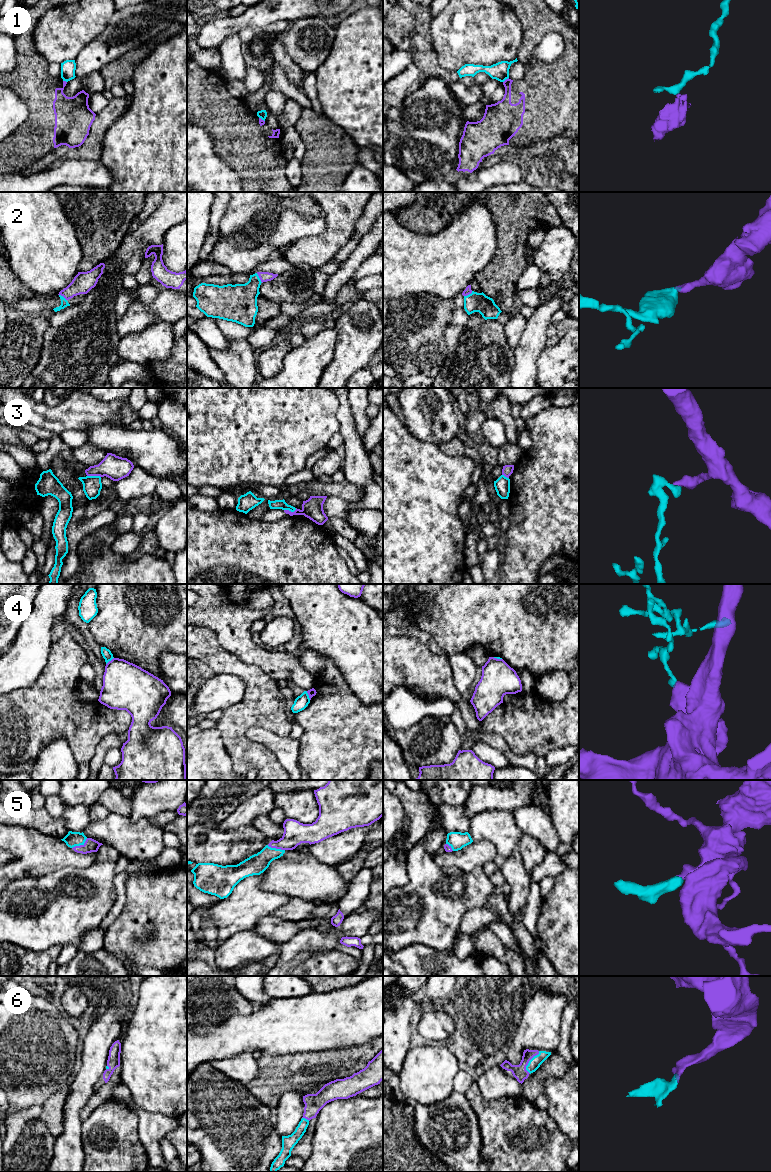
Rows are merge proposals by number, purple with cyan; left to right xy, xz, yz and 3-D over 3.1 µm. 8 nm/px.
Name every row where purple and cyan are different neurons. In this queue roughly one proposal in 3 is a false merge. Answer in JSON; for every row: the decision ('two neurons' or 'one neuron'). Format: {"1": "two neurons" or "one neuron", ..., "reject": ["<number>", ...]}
{"1": "two neurons", "2": "one neuron", "3": "two neurons", "4": "two neurons", "5": "one neuron", "6": "one neuron", "reject": ["1", "3", "4"]}

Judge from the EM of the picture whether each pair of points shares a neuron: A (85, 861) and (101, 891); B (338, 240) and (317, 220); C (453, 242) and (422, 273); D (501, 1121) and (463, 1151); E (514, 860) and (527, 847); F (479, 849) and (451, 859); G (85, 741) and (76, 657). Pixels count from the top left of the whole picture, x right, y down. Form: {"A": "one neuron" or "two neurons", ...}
{"A": "two neurons", "B": "two neurons", "C": "one neuron", "D": "two neurons", "E": "two neurons", "F": "one neuron", "G": "one neuron"}

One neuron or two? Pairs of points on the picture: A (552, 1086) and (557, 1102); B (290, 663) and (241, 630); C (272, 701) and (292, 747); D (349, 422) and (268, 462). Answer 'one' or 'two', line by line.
A: one
B: one
C: two
D: two

